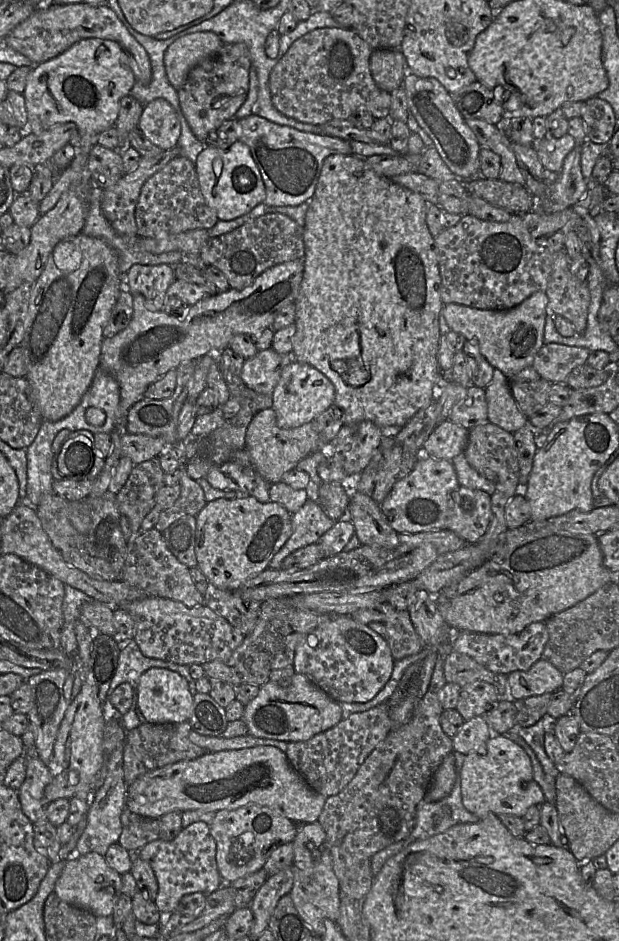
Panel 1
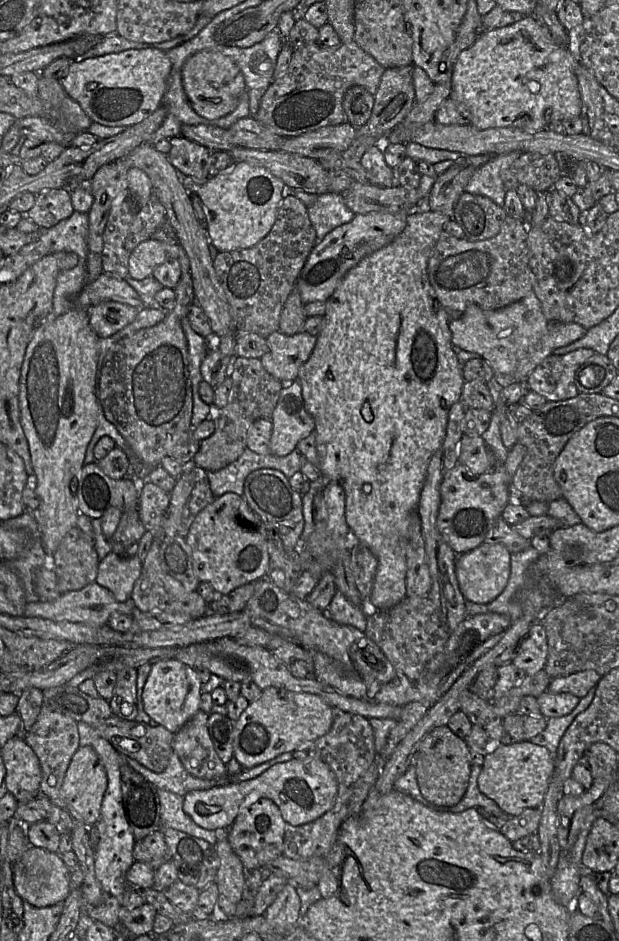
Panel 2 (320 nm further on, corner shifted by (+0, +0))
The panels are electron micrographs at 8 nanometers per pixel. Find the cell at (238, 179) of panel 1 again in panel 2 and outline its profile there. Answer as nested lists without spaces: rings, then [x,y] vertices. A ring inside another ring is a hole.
[[[235,162],[229,171],[209,177],[204,184],[198,184],[192,177],[180,174],[183,187],[189,194],[197,194],[205,205],[207,232],[218,251],[232,251],[254,246],[273,227],[279,205],[284,198],[284,183],[267,169],[246,162]]]

